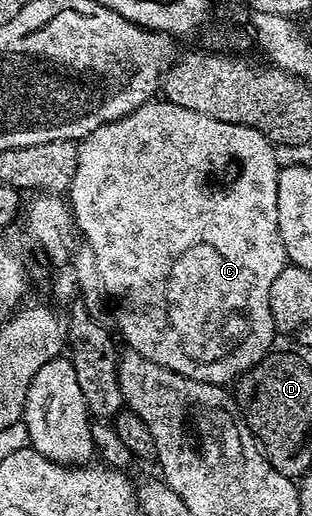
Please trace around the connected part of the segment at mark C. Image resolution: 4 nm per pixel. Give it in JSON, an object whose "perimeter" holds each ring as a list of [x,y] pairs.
{"perimeter":[[[153,99],[145,103],[142,107],[138,107],[130,115],[126,115],[117,121],[106,123],[102,127],[98,127],[98,131],[94,131],[89,137],[84,138],[78,145],[78,171],[74,171],[74,179],[72,185],[68,188],[66,194],[67,200],[70,202],[72,210],[72,219],[77,230],[84,232],[83,240],[90,247],[94,247],[94,256],[98,259],[98,275],[102,275],[102,287],[104,288],[104,296],[110,302],[110,313],[116,316],[116,325],[120,328],[119,336],[124,336],[123,344],[127,348],[132,349],[138,355],[142,355],[146,359],[150,359],[150,363],[158,363],[162,367],[166,367],[170,371],[178,371],[178,375],[186,375],[190,379],[198,379],[206,383],[214,383],[215,385],[224,385],[232,383],[239,378],[241,373],[248,369],[253,369],[259,361],[270,351],[270,345],[266,342],[274,337],[274,326],[272,324],[272,316],[270,315],[270,287],[274,284],[274,279],[278,279],[278,271],[282,271],[285,265],[289,264],[286,251],[282,247],[282,239],[278,231],[278,175],[280,174],[281,162],[276,162],[276,153],[273,142],[266,140],[258,131],[254,131],[254,127],[246,127],[238,123],[222,123],[222,119],[210,119],[210,115],[198,115],[198,111],[186,111],[186,107],[178,107],[174,103],[163,99]]]}

